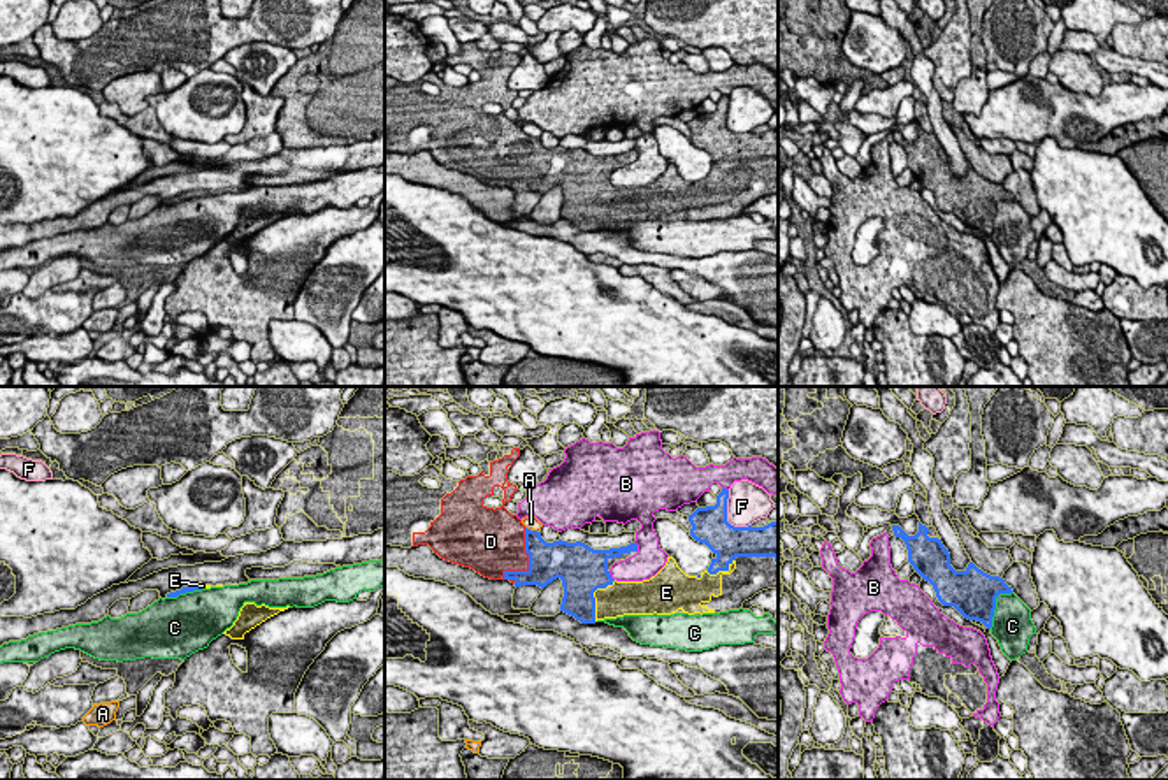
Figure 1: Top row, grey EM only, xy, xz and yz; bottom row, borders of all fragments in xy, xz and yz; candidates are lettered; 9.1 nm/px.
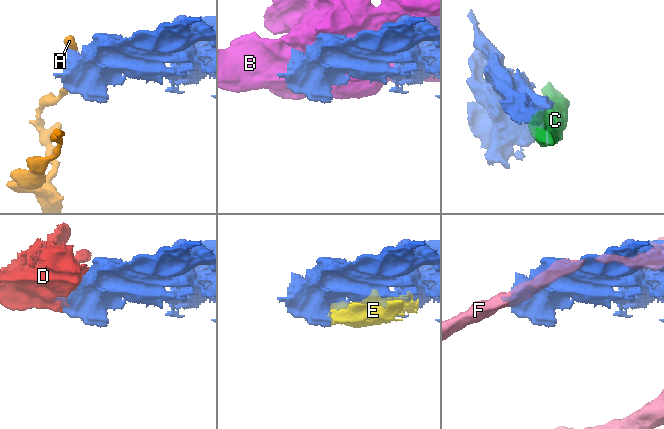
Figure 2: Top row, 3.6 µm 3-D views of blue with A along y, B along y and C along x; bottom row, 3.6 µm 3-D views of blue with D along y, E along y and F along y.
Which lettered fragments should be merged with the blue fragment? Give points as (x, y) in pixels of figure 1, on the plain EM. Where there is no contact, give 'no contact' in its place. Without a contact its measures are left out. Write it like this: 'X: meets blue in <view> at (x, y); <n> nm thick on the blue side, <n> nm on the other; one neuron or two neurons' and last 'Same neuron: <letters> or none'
A: meets blue in xz at (533, 137); 260 nm thick on the blue side, 130 nm on the other; two neurons
B: meets blue in xz at (636, 153); 100 nm thick on the blue side, 280 nm on the other; two neurons
C: meets blue in yz at (994, 211); 440 nm thick on the blue side, 380 nm on the other; two neurons
D: meets blue in xz at (529, 169); 360 nm thick on the blue side, 360 nm on the other; one neuron
E: meets blue in xz at (592, 202); 420 nm thick on the blue side, 300 nm on the other; one neuron
F: meets blue in xz at (726, 123); 340 nm thick on the blue side, 360 nm on the other; two neurons
Same neuron: D, E

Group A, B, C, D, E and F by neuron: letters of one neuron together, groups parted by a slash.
A / B / C / D E / F

